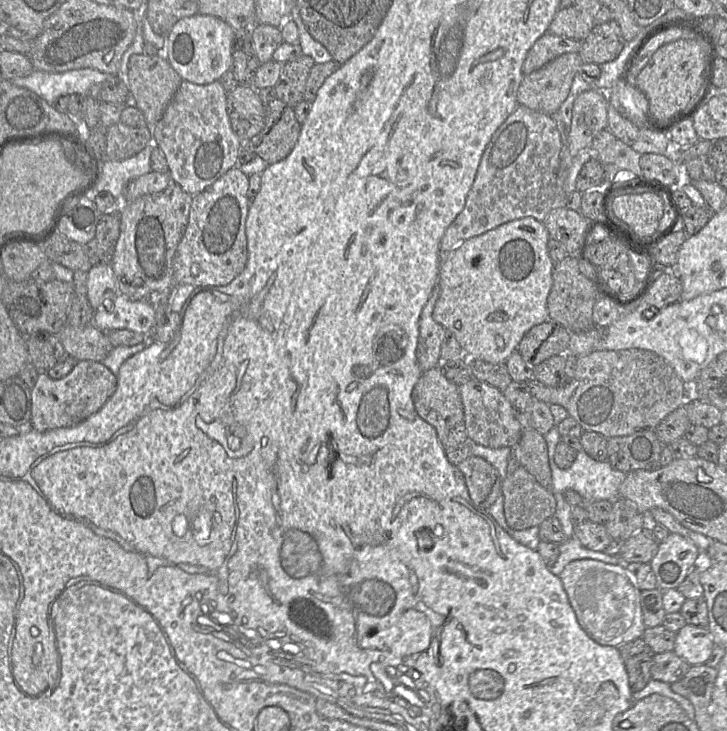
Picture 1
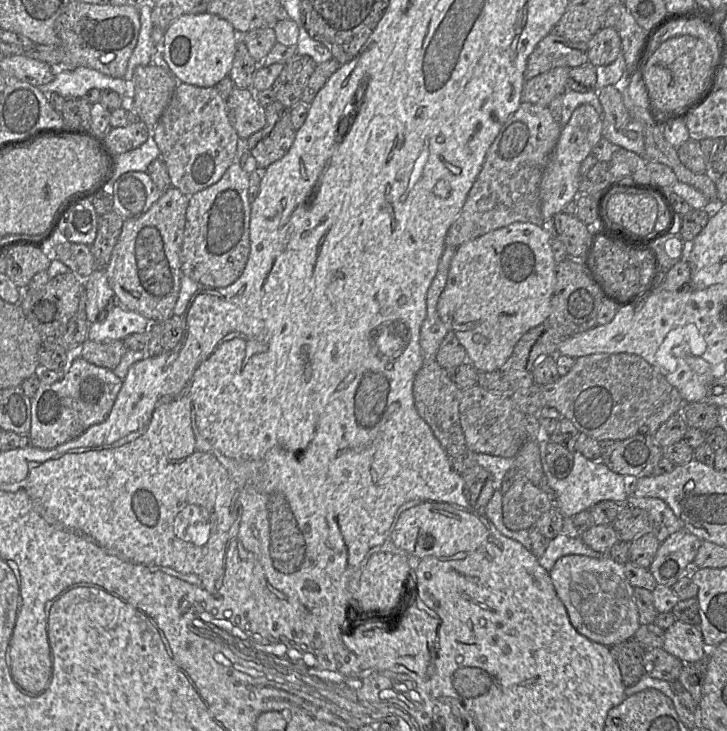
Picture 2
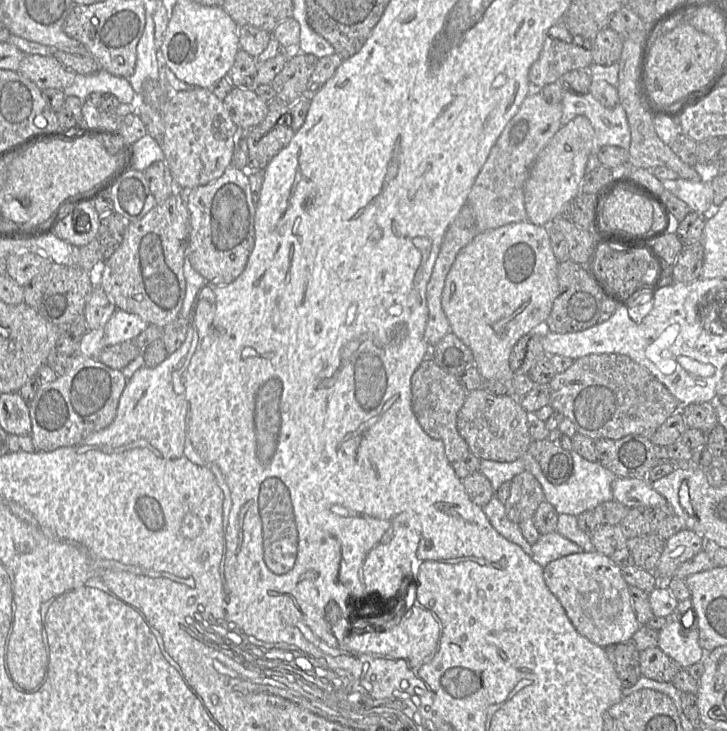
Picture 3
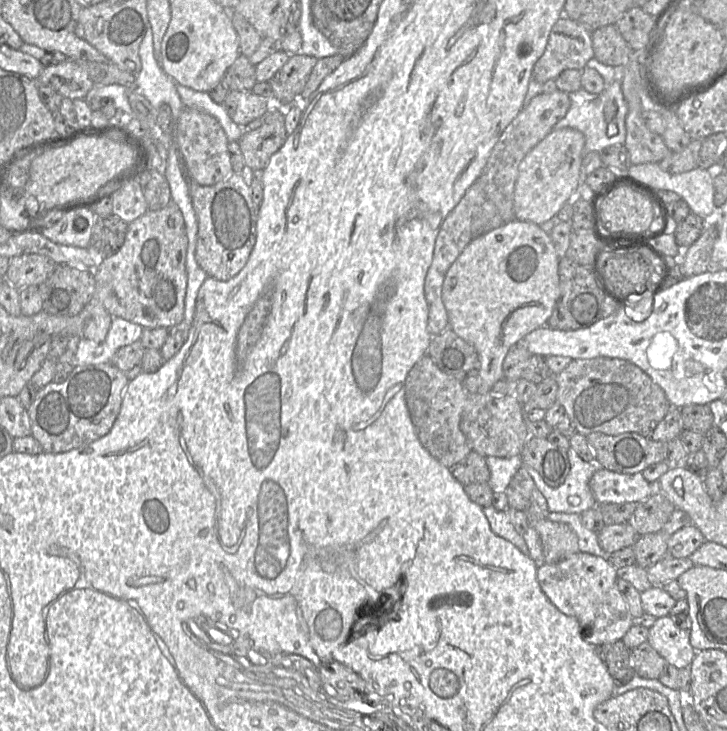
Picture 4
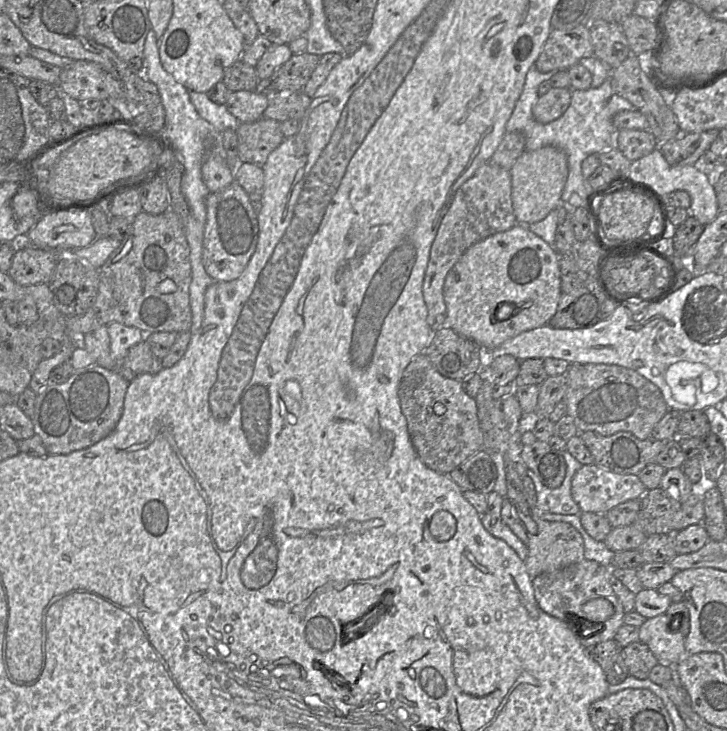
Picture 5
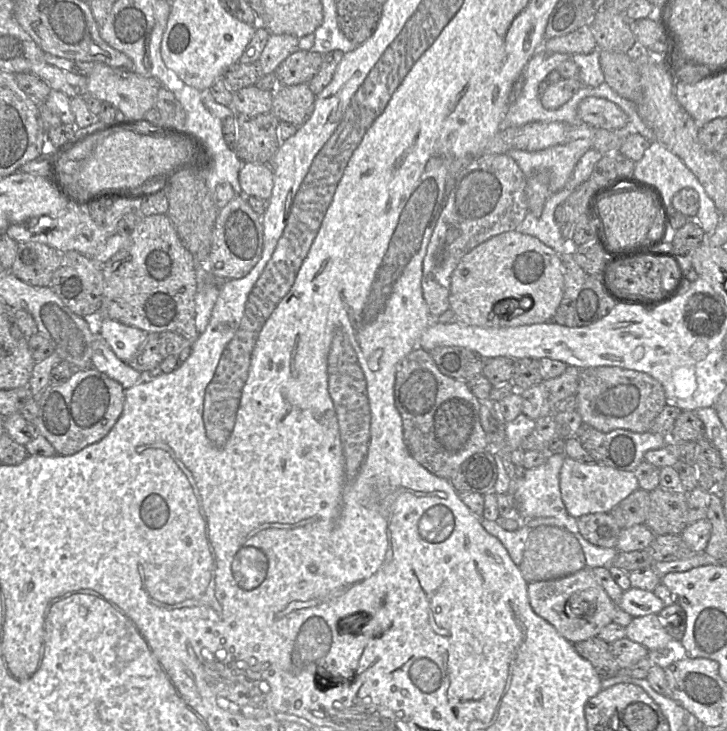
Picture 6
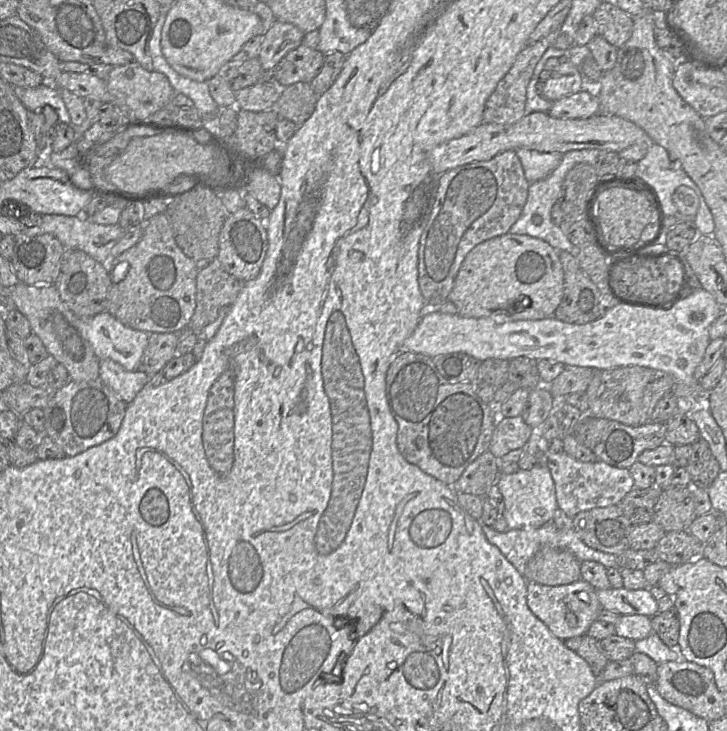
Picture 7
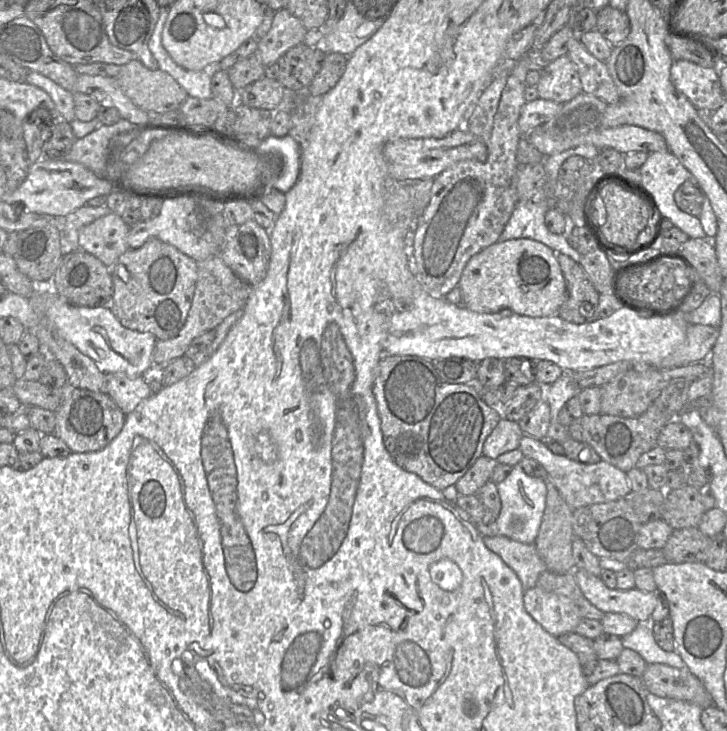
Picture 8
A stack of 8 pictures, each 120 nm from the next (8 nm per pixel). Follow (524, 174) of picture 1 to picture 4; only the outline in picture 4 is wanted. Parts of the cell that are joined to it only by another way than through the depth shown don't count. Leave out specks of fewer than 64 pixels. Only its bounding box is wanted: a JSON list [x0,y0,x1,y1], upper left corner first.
[477,90,569,222]

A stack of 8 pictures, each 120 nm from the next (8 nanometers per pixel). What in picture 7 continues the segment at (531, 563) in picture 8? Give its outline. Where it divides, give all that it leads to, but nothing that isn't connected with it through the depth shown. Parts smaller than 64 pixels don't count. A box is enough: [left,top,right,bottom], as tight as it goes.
[482,520,617,575]

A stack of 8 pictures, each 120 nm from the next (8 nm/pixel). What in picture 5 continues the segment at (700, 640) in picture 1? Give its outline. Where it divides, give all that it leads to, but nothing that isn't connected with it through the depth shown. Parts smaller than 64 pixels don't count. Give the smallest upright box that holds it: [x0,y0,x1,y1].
[639,613,687,666]

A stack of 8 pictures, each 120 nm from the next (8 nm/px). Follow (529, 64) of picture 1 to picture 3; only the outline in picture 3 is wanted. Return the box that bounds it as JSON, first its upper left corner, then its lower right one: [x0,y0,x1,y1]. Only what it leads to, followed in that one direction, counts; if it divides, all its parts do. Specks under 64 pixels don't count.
[528,23,593,89]

